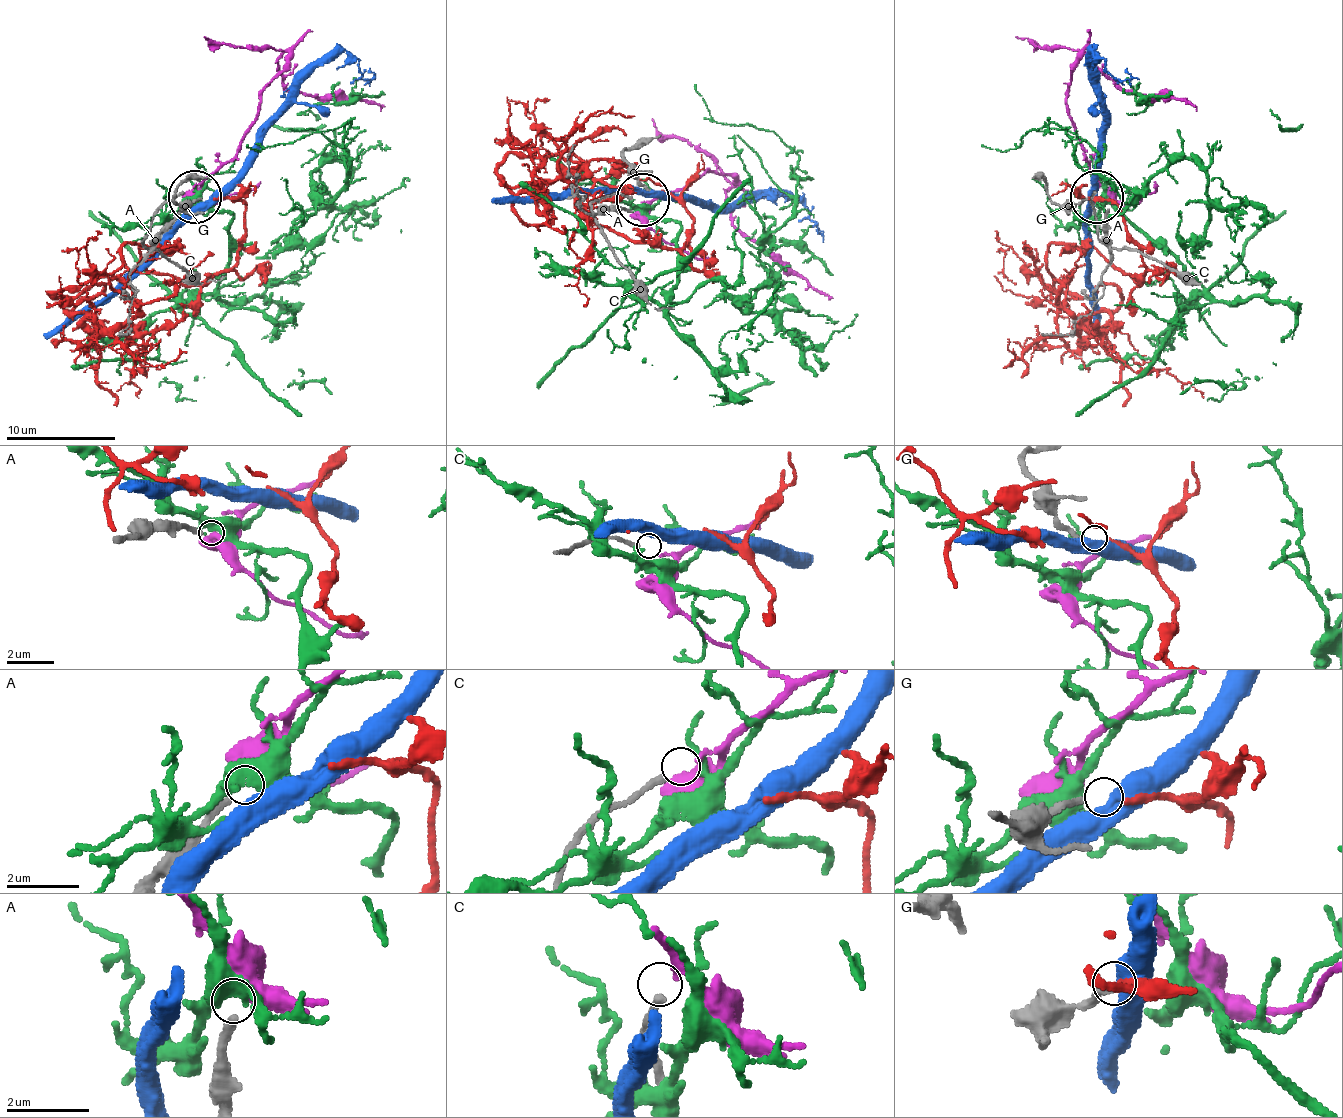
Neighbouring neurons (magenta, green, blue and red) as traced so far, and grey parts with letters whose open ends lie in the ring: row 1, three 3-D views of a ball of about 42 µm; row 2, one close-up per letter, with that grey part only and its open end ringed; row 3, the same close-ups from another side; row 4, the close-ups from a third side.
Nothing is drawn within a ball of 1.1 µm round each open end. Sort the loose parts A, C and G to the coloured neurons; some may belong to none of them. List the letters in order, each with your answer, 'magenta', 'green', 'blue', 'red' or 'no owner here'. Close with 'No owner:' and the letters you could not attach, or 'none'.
A: green
C: magenta
G: red
No owner: none

